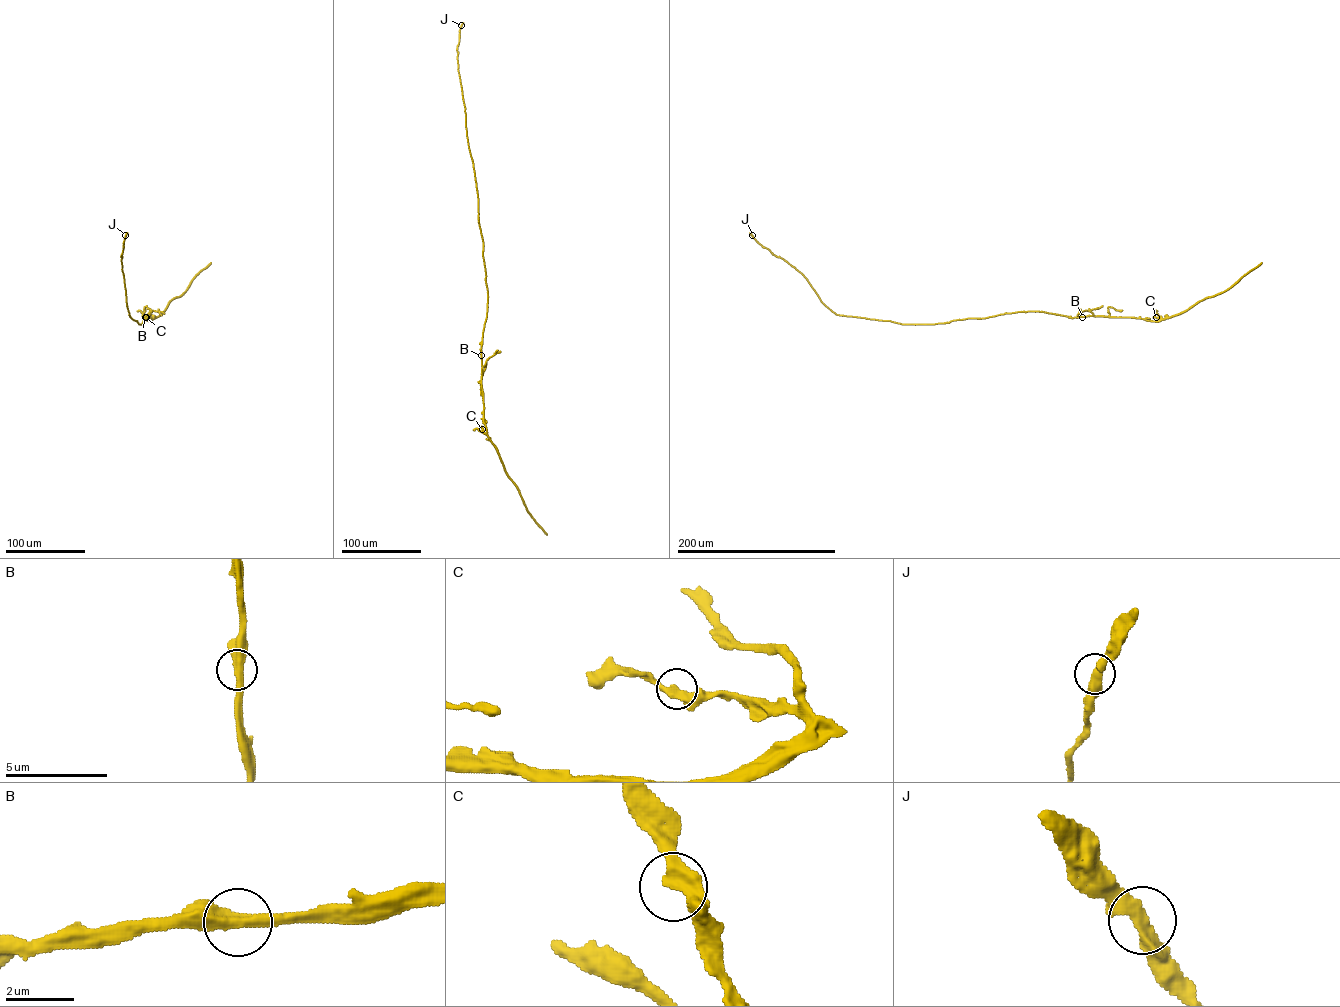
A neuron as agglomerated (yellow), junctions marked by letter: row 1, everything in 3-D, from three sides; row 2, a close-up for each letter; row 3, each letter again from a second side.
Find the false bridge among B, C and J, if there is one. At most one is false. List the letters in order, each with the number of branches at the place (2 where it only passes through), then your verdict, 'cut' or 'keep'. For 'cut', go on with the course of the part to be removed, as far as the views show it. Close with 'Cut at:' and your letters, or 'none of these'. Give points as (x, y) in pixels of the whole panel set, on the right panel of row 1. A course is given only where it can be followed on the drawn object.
B: 2 | keep
C: 2 | keep
J: 2 | keep
Cut at: none of these

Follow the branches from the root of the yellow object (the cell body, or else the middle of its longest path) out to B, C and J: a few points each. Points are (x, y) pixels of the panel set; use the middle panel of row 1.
B: (486, 276), (487, 311), (481, 355)
C: (486, 276), (487, 311), (481, 352), (487, 434), (482, 429)
J: (486, 276), (476, 184), (458, 69), (457, 47), (461, 25)

